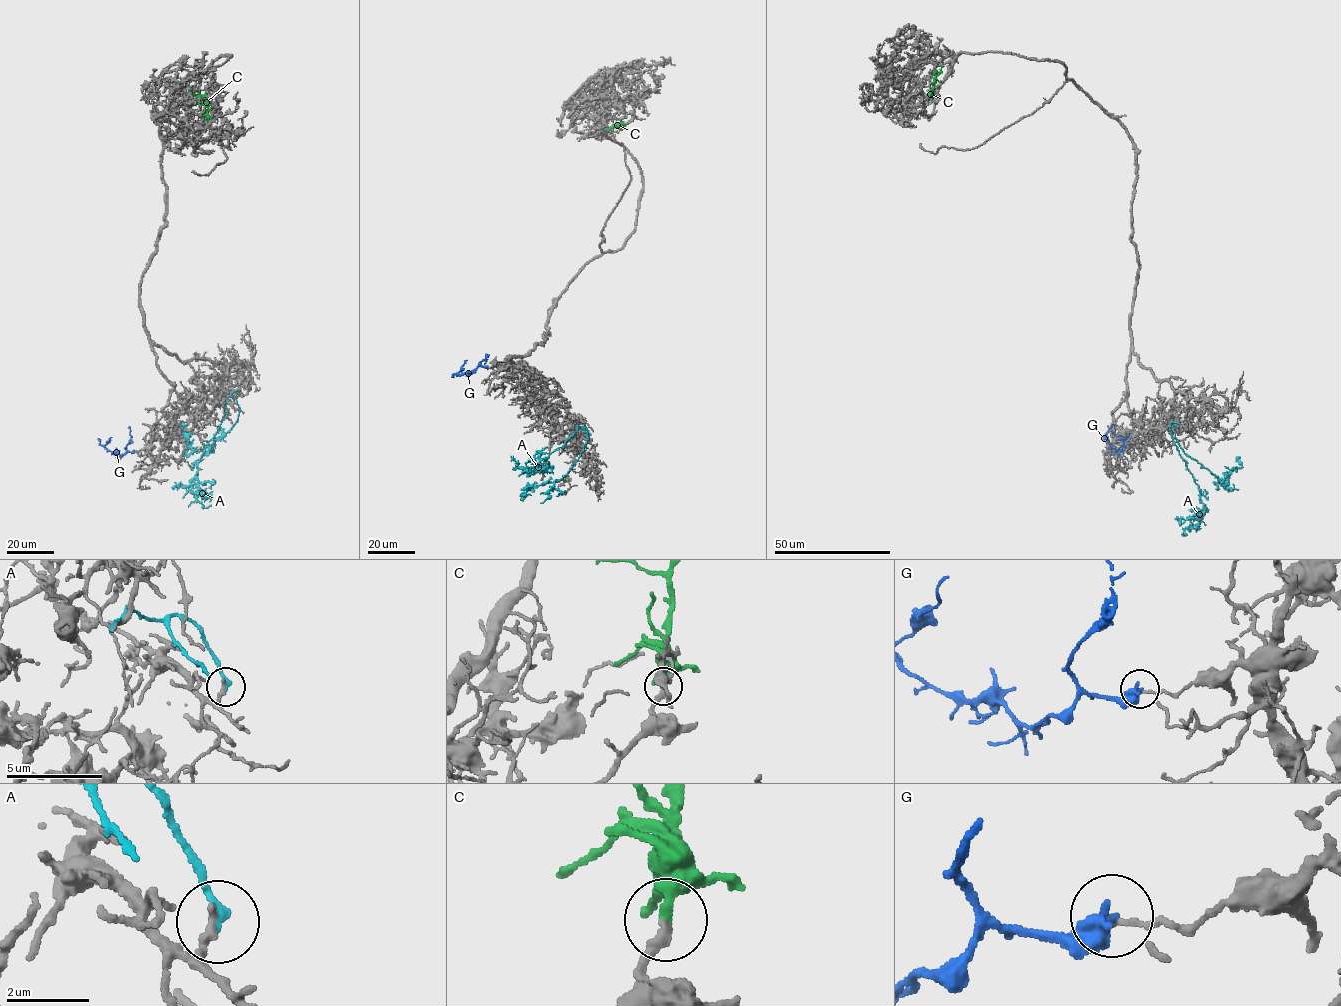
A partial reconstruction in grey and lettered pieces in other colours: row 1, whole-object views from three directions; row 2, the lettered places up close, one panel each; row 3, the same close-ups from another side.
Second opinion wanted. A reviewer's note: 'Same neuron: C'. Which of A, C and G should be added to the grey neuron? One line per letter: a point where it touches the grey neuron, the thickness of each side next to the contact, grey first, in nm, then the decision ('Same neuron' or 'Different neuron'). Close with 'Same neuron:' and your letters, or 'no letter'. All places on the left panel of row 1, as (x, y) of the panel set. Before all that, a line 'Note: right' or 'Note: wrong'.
Note: right
A: Touches grey at (239, 390). Thickness 220 nm (grey) against 220 nm. Different neuron
C: Touches grey at (207, 120). Thickness 200 nm (grey) against 280 nm. Same neuron
G: Touches grey at (134, 451). Thickness 140 nm (grey) against 240 nm. Different neuron
Same neuron: C

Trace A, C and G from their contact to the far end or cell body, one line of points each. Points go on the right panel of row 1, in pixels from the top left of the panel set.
A: (1179, 424), (1171, 423), (1170, 434), (1198, 486), (1203, 504), (1200, 521), (1183, 532)
C: (928, 97), (935, 73), (942, 66)
G: (1114, 450), (1122, 449), (1124, 442), (1112, 431)

